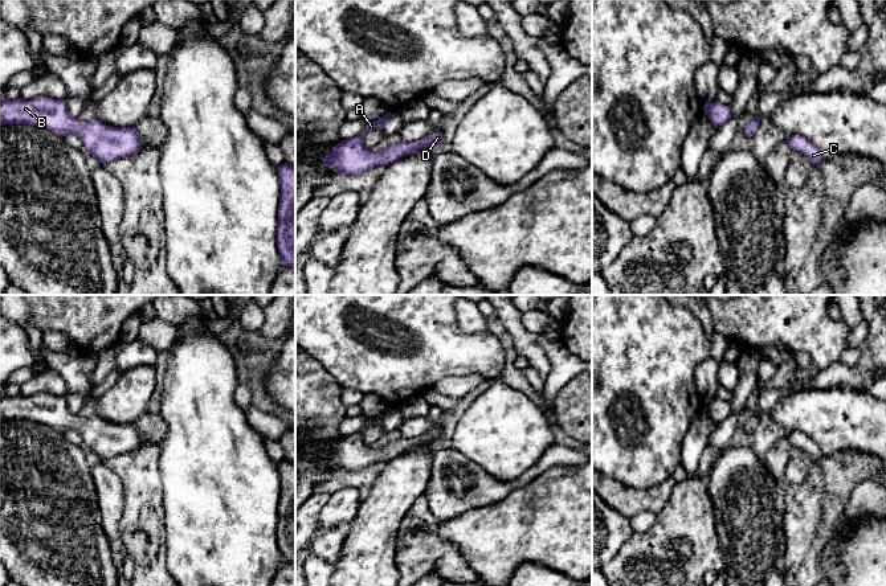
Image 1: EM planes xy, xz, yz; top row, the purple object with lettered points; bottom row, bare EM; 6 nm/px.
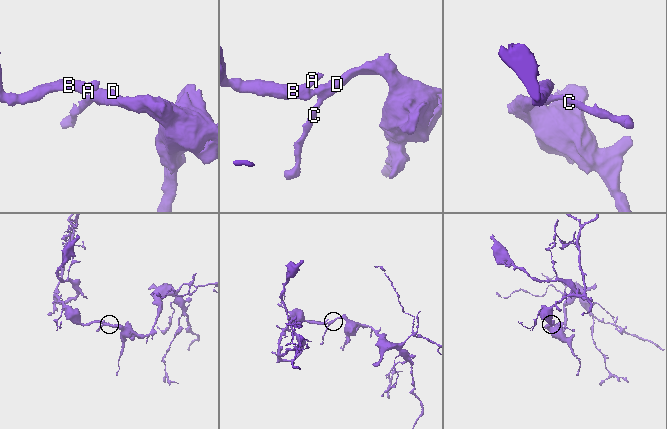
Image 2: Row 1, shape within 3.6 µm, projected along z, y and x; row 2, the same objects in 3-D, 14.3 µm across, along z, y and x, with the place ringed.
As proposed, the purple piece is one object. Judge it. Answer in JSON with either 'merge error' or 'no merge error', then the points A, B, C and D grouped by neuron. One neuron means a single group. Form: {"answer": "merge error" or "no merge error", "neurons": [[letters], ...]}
{"answer": "no merge error", "neurons": [["A", "B", "C", "D"]]}

